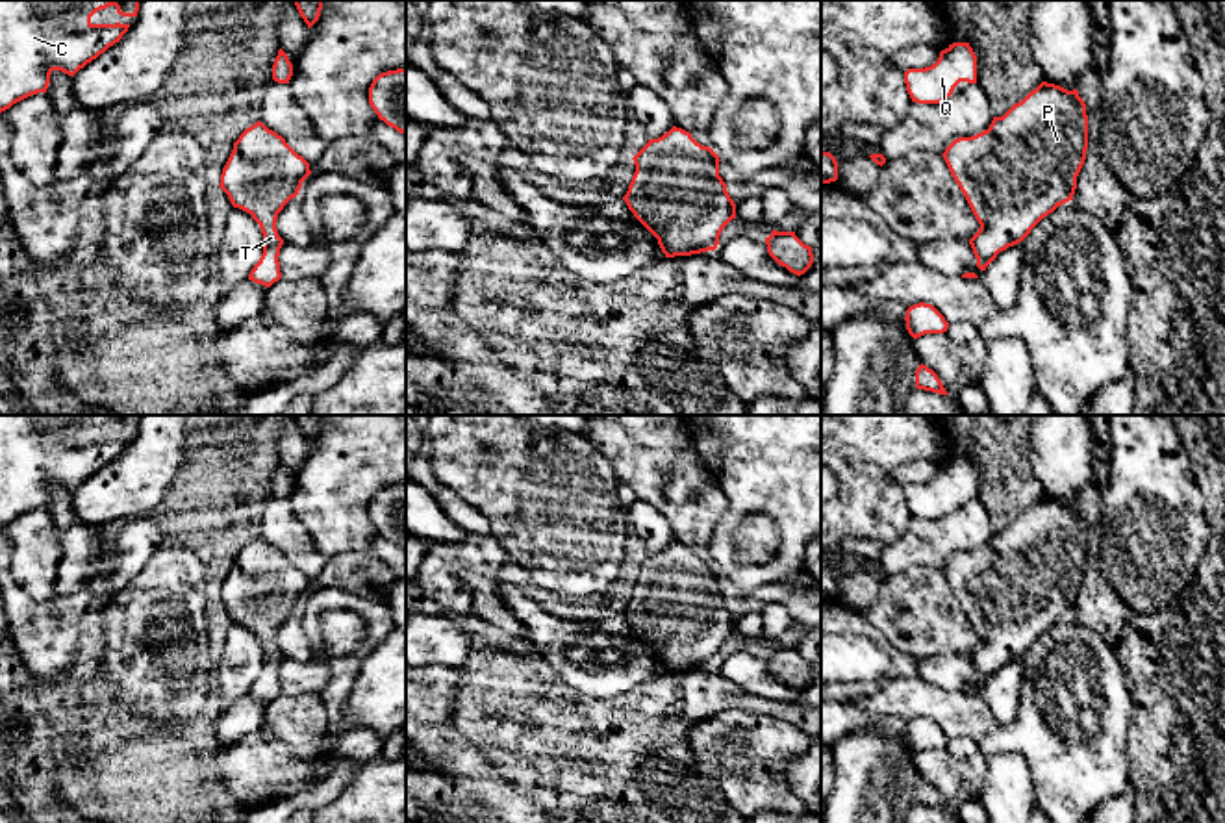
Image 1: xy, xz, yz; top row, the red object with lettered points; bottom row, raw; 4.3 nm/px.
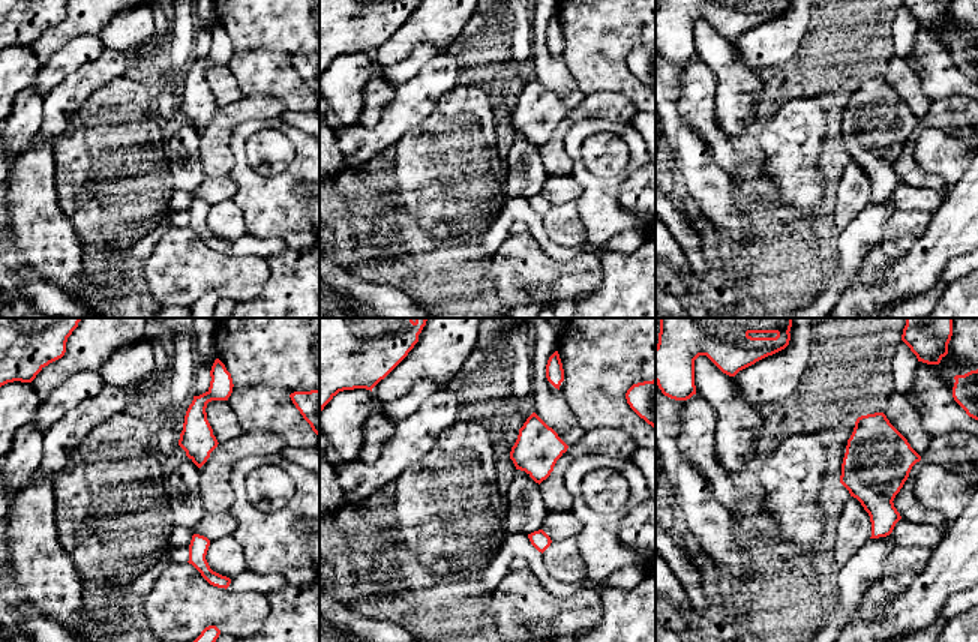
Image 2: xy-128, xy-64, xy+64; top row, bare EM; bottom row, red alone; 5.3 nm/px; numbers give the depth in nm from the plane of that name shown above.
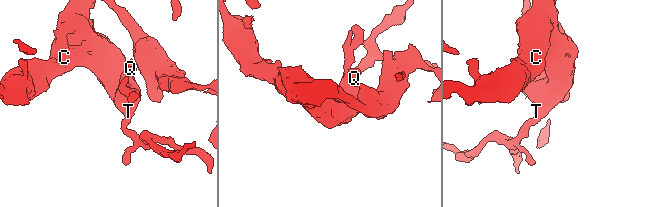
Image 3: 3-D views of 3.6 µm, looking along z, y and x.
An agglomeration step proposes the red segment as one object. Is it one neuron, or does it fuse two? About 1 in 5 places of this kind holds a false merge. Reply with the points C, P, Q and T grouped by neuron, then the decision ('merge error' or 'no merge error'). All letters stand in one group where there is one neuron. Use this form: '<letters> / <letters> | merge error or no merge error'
C P Q T | no merge error

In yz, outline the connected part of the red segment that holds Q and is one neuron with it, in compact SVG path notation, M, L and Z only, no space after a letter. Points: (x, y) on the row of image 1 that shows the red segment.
M953 43L934 65L904 72L906 91L917 104L941 104L960 82L977 83L977 56L969 43Z

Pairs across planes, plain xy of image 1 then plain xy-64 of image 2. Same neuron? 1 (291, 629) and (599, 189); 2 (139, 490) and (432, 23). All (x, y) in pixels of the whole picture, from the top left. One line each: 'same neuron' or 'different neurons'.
1: different neurons
2: same neuron

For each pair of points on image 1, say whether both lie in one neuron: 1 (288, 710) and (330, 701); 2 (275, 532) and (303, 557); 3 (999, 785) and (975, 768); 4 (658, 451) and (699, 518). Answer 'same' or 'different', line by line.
1: different
2: same
3: different
4: same

